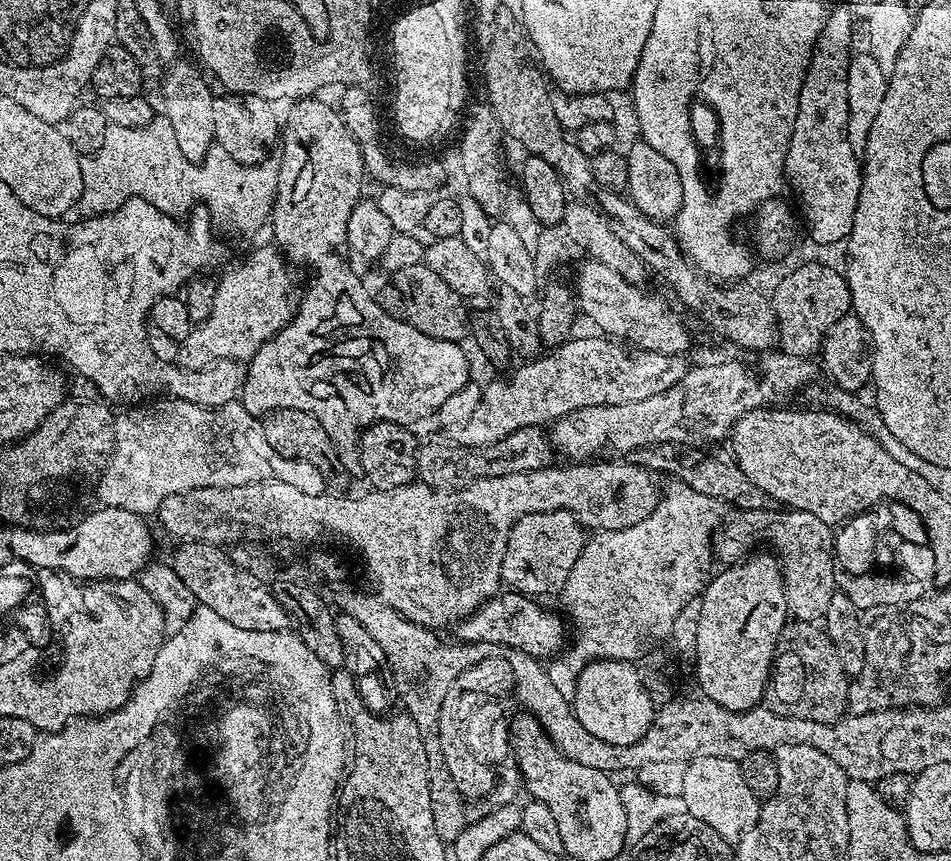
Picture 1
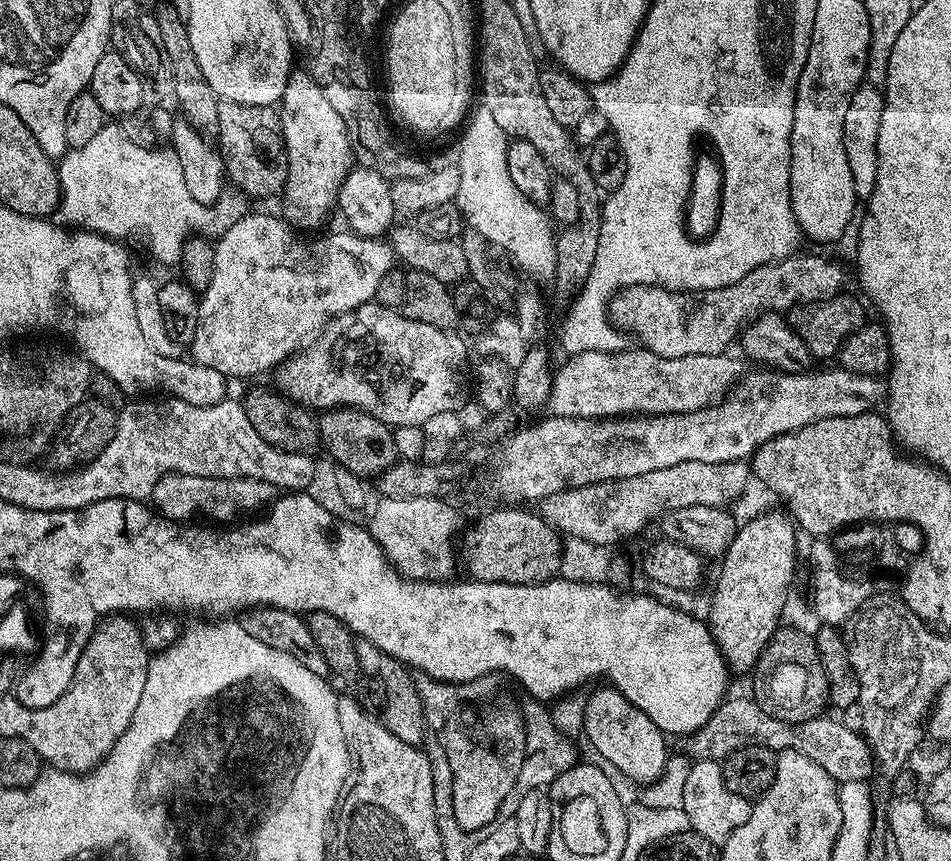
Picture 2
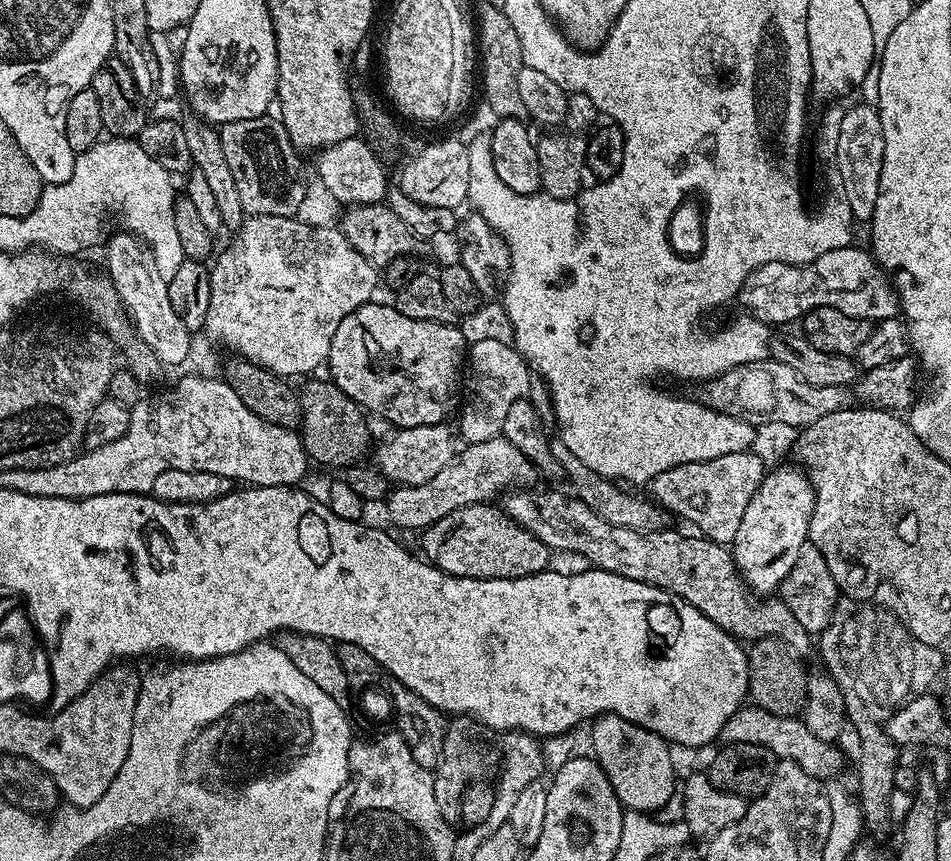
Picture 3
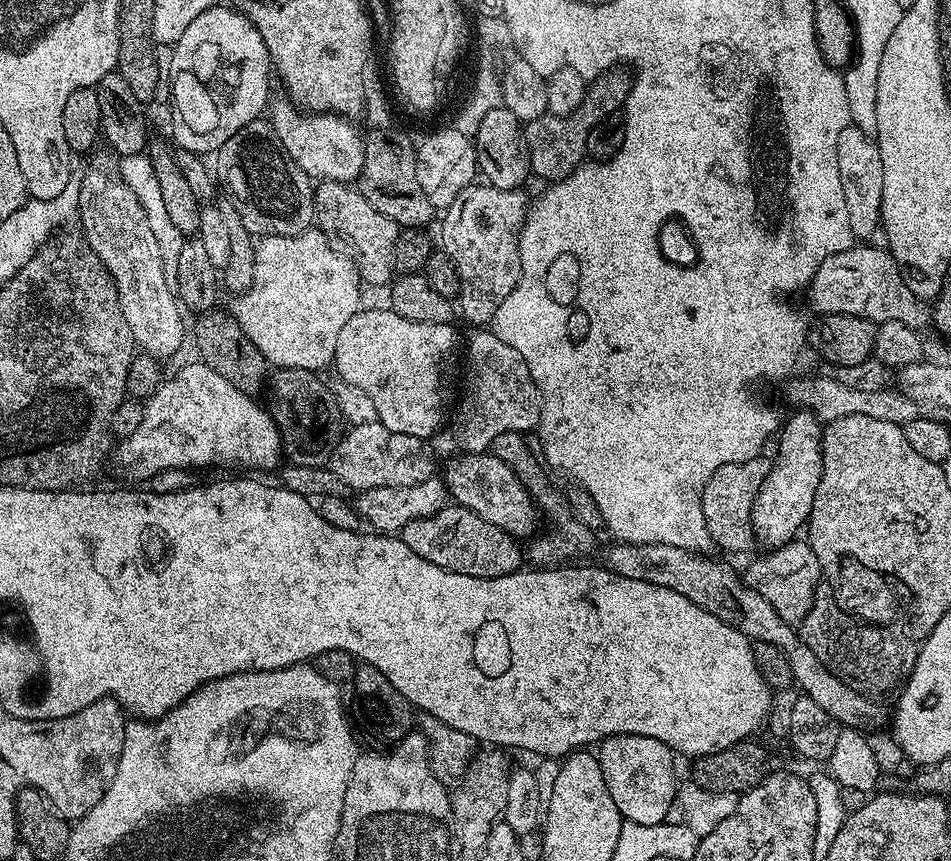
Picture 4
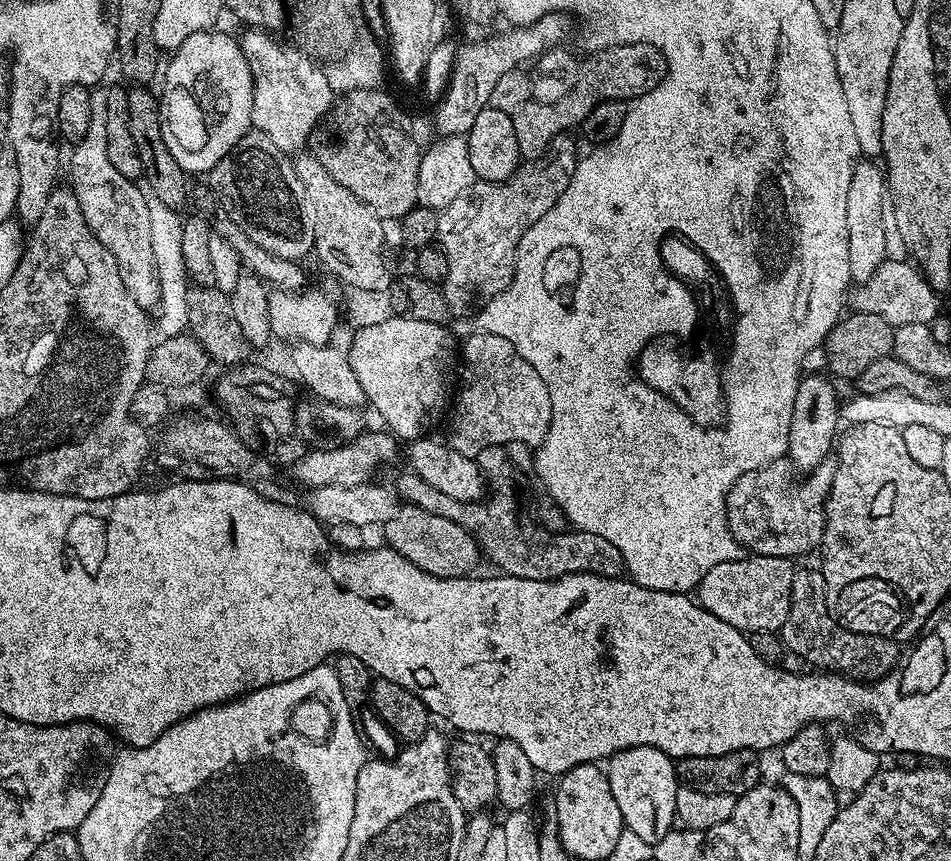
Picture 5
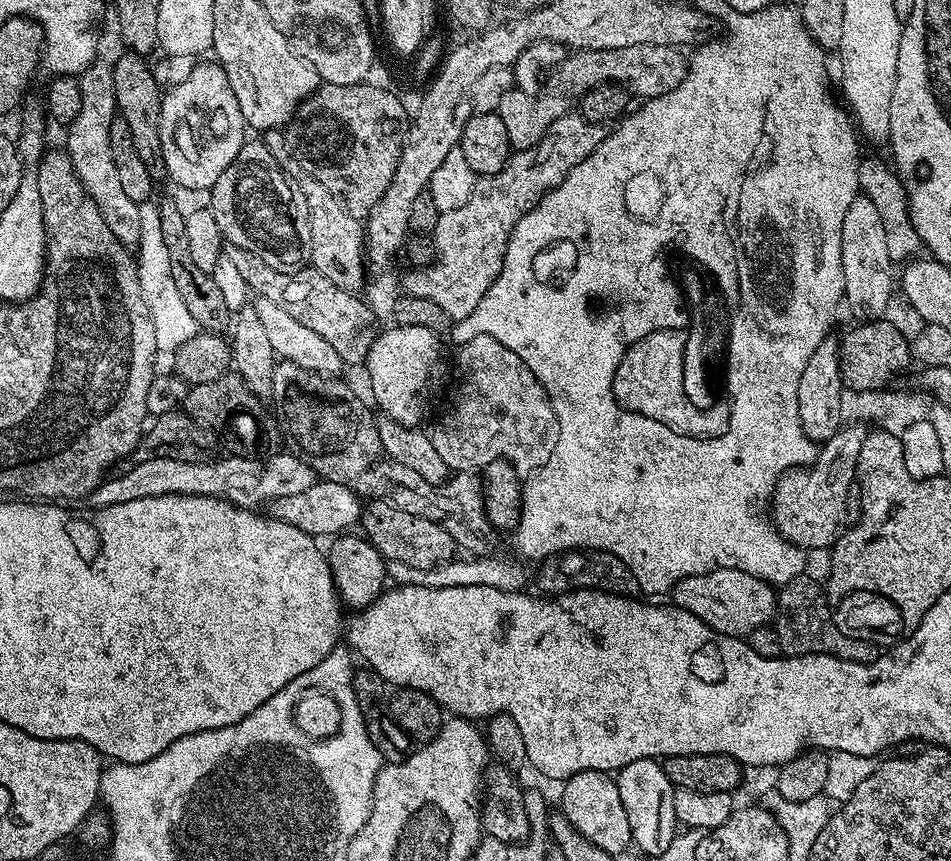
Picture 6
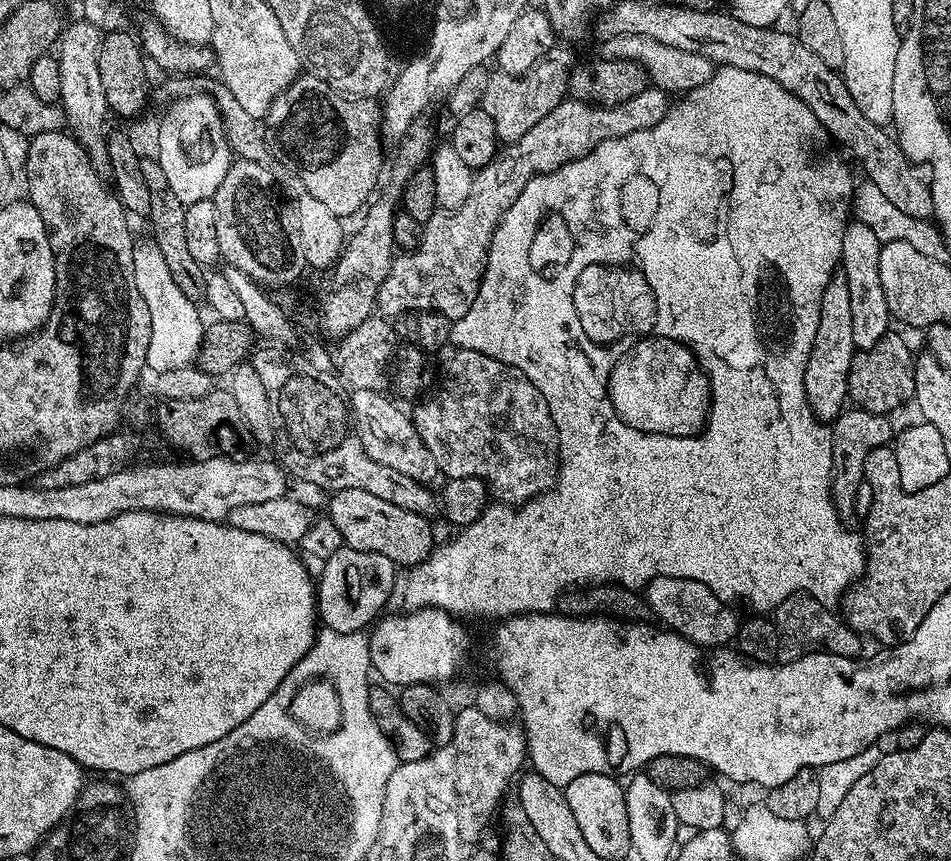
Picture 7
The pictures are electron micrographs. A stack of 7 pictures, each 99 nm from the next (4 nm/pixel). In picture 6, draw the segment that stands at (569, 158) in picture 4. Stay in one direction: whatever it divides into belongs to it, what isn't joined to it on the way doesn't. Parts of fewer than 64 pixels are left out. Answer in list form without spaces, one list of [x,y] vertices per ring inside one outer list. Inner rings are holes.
[[[639,44],[622,46],[618,50],[576,50],[565,55],[560,67],[555,69],[549,88],[547,85],[539,94],[519,90],[502,94],[495,112],[506,126],[509,149],[521,152],[538,143],[554,121],[569,115],[579,105],[581,98],[600,84],[619,82],[629,93],[636,95],[637,92],[640,98],[651,98],[670,94],[670,90],[683,82],[687,73],[688,60],[685,53],[672,46]]]

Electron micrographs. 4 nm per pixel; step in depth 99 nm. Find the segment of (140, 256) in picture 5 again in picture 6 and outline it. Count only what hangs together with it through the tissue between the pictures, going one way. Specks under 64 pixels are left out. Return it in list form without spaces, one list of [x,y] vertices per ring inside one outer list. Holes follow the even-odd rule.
[[[93,62],[78,79],[81,88],[81,110],[77,117],[67,125],[68,145],[66,151],[78,178],[84,183],[88,196],[94,198],[94,206],[98,206],[98,214],[106,218],[106,226],[110,226],[114,238],[126,246],[139,245],[146,232],[141,205],[129,198],[123,190],[118,178],[118,170],[114,170],[114,158],[110,154],[110,122],[117,116],[114,78],[108,64]]]

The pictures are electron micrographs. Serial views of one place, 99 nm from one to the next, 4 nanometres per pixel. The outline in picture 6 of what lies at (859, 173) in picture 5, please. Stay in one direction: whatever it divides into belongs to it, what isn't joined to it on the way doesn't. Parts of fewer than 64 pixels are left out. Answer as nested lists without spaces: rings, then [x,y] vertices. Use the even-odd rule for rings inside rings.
[[[858,194],[854,202],[850,202],[850,210],[846,210],[846,218],[842,218],[842,274],[844,275],[844,300],[846,308],[853,312],[860,322],[879,320],[885,315],[888,303],[892,300],[892,288],[894,292],[894,261],[890,253],[886,251],[886,229],[882,227],[882,217],[878,214],[878,208],[874,202],[870,202],[867,196]]]

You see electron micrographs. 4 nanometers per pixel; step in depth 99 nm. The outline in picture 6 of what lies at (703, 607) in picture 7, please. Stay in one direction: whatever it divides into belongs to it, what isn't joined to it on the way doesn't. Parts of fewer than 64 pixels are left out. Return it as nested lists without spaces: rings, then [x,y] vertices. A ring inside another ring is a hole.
[[[714,568],[702,574],[682,578],[673,586],[670,600],[675,607],[684,608],[706,622],[721,636],[747,637],[755,628],[765,627],[776,615],[778,596],[773,585],[757,576],[733,568]]]

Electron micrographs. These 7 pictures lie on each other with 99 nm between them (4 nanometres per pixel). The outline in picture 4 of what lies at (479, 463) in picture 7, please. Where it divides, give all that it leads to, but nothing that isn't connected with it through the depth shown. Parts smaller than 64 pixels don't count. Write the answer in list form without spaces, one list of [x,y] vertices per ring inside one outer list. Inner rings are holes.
[[[476,330],[468,340],[468,377],[464,380],[464,397],[460,400],[460,409],[456,412],[456,440],[464,452],[488,452],[494,438],[507,432],[528,434],[540,422],[540,391],[530,378],[530,366],[514,350],[514,346],[506,346],[502,338],[498,338],[490,330]]]

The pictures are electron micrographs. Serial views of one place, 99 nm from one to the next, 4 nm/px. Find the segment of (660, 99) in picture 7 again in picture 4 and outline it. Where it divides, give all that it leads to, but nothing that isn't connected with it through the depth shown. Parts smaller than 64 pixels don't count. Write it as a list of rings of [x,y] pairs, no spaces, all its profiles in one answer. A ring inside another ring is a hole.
[[[473,182],[458,194],[455,202],[443,213],[444,221],[440,224],[439,247],[454,262],[460,279],[458,312],[465,316],[472,326],[491,325],[494,314],[506,298],[518,286],[518,278],[524,274],[522,239],[520,231],[524,229],[524,217],[529,215],[530,200],[524,197],[521,189],[498,190],[487,182]]]

